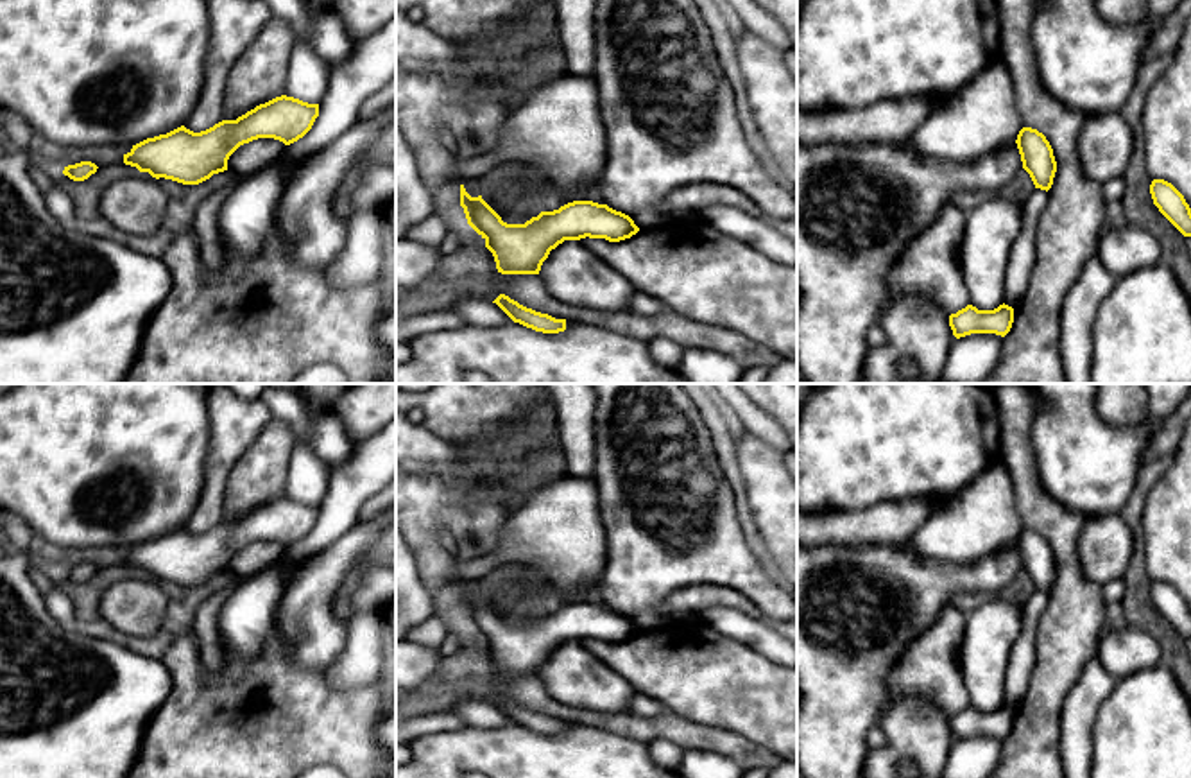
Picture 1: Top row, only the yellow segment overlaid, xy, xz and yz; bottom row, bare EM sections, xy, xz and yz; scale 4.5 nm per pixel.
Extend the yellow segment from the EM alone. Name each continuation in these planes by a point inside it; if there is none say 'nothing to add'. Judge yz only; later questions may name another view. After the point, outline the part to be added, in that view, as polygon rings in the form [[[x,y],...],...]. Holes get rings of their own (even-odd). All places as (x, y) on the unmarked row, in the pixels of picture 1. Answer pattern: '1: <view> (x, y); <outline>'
nothing to add

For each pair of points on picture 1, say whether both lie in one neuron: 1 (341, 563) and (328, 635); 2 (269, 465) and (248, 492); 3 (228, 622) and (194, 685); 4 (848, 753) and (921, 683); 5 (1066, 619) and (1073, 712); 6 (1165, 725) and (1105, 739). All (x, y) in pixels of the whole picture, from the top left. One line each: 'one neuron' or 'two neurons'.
1: one neuron
2: one neuron
3: two neurons
4: two neurons
5: two neurons
6: one neuron

